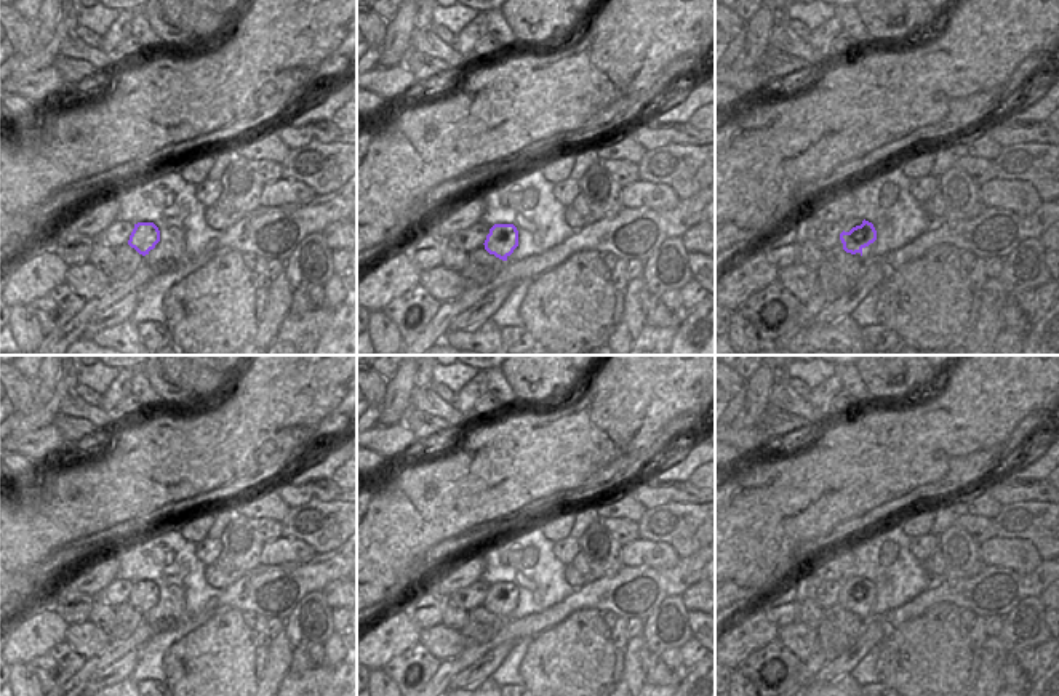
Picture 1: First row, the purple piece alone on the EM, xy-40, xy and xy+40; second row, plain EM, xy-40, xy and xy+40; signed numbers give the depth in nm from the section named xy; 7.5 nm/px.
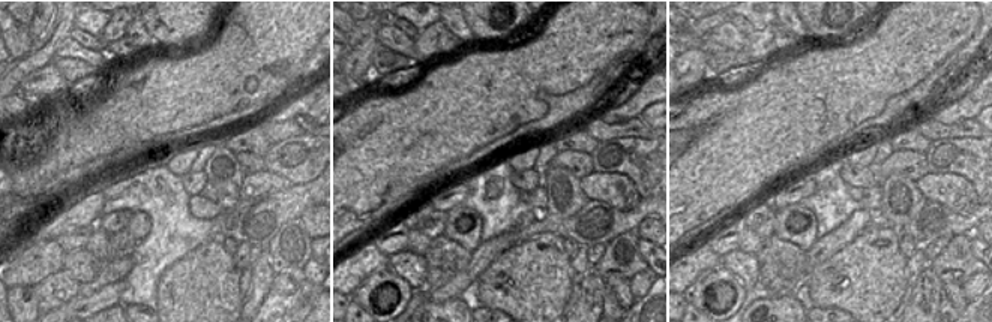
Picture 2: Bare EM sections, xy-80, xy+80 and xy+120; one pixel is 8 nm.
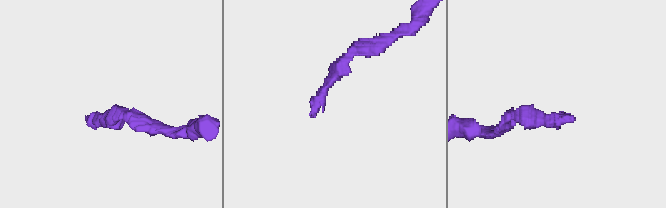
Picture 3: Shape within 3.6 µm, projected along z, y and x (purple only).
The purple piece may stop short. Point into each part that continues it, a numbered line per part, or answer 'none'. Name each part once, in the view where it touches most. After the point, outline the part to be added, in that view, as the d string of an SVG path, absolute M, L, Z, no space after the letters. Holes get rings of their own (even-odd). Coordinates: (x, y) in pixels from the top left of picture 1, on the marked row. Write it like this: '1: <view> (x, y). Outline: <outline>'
1: xy+40 (847, 224). Outline: M848 216L846 219L841 221L841 232L843 230L845 232L849 232L853 227L861 226L861 224L862 224L862 219L861 218Z

